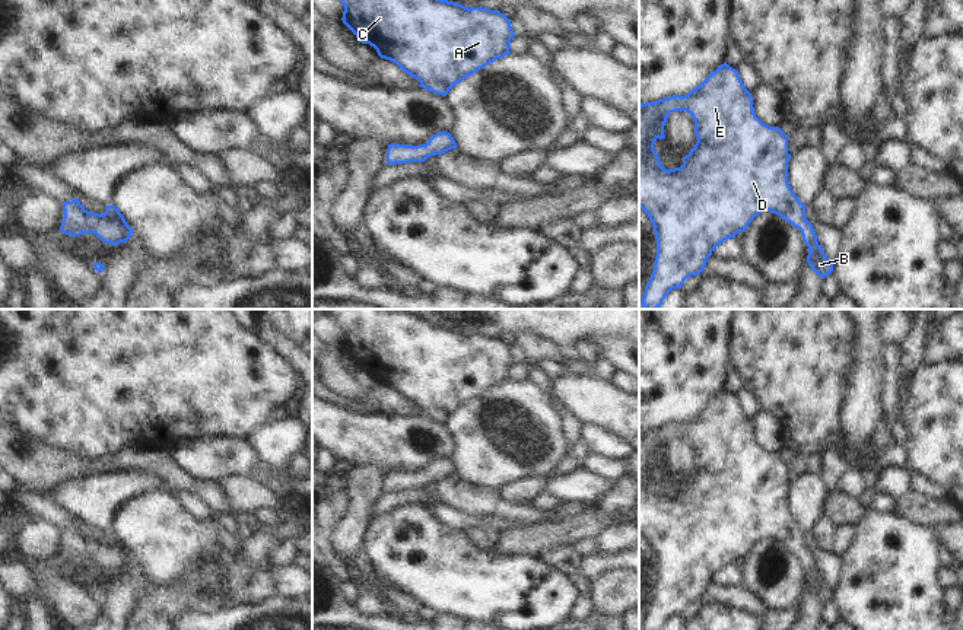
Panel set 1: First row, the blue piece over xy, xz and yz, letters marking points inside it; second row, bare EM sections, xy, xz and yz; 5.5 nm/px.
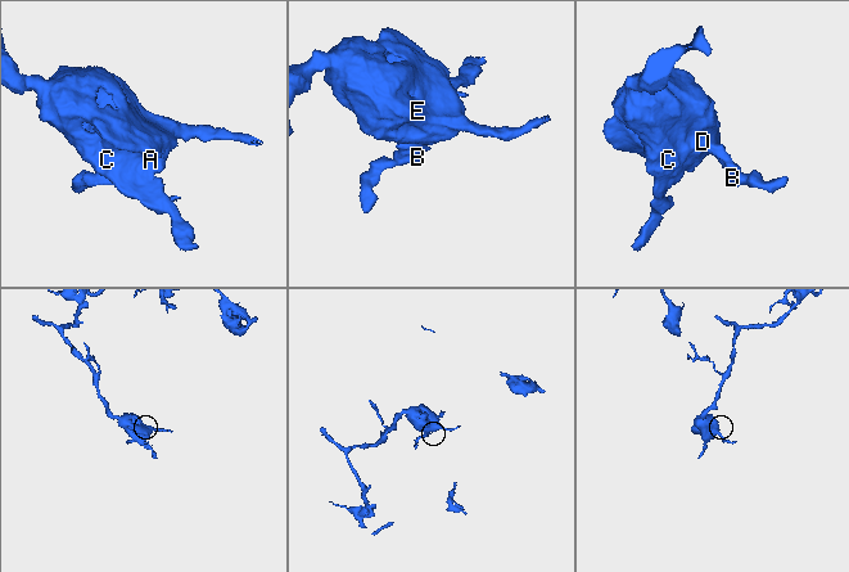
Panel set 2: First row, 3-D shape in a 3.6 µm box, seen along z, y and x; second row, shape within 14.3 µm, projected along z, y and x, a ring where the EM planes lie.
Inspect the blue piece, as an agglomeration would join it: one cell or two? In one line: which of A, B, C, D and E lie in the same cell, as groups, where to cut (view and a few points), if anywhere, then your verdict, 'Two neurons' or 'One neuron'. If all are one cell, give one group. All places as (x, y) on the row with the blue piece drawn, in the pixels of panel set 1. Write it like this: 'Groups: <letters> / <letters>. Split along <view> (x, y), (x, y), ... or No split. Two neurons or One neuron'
Groups: A B C D E. No split. One neuron

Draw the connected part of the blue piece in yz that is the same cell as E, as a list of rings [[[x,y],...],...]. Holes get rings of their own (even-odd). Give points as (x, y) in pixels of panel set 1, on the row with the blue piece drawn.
[[[727,61],[687,95],[639,105],[639,207],[648,214],[657,238],[654,271],[641,302],[645,309],[658,309],[673,289],[700,274],[712,251],[746,232],[762,211],[772,211],[801,230],[810,249],[807,262],[819,277],[824,279],[833,271],[813,225],[805,219],[805,206],[788,184],[789,159],[788,136],[756,117],[751,93]],[[676,111],[692,115],[697,141],[683,158],[683,165],[668,171],[661,165],[654,144],[657,139],[665,139],[664,125],[668,114]]]

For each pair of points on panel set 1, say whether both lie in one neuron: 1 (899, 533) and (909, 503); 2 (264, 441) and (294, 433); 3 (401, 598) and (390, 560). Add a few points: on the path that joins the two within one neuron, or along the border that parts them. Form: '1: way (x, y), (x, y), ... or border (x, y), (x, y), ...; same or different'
1: border (893, 511), (918, 525), (930, 525), (936, 530); different
2: way (272, 441), (286, 438); same
3: border (375, 569), (425, 604); different

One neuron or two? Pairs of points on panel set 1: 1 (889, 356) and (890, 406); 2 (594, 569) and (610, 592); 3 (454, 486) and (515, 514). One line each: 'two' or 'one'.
1: one
2: two
3: one

